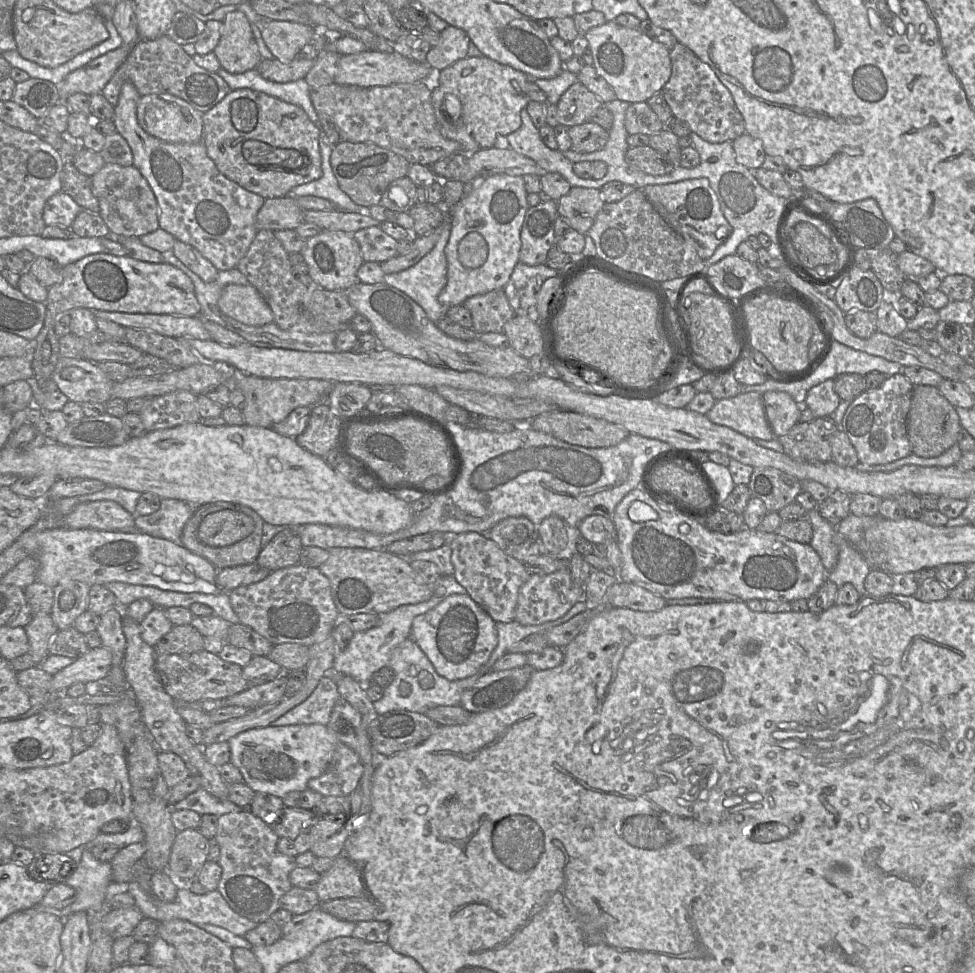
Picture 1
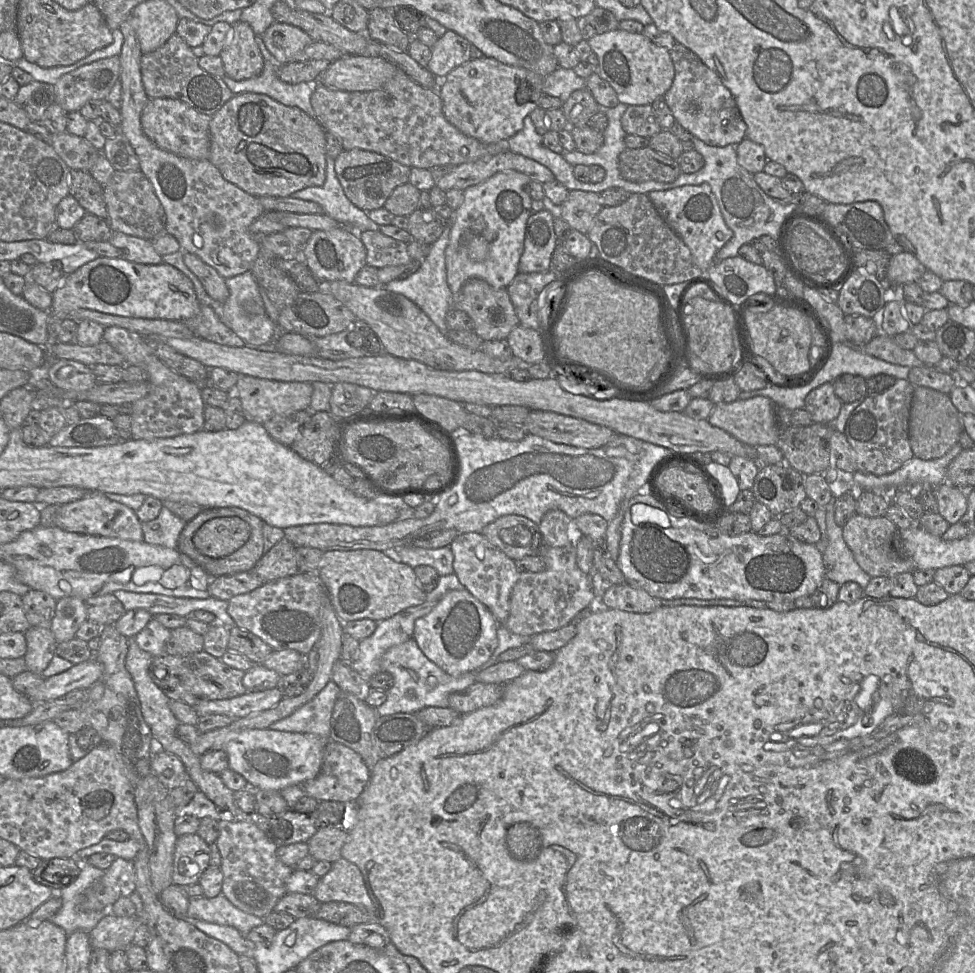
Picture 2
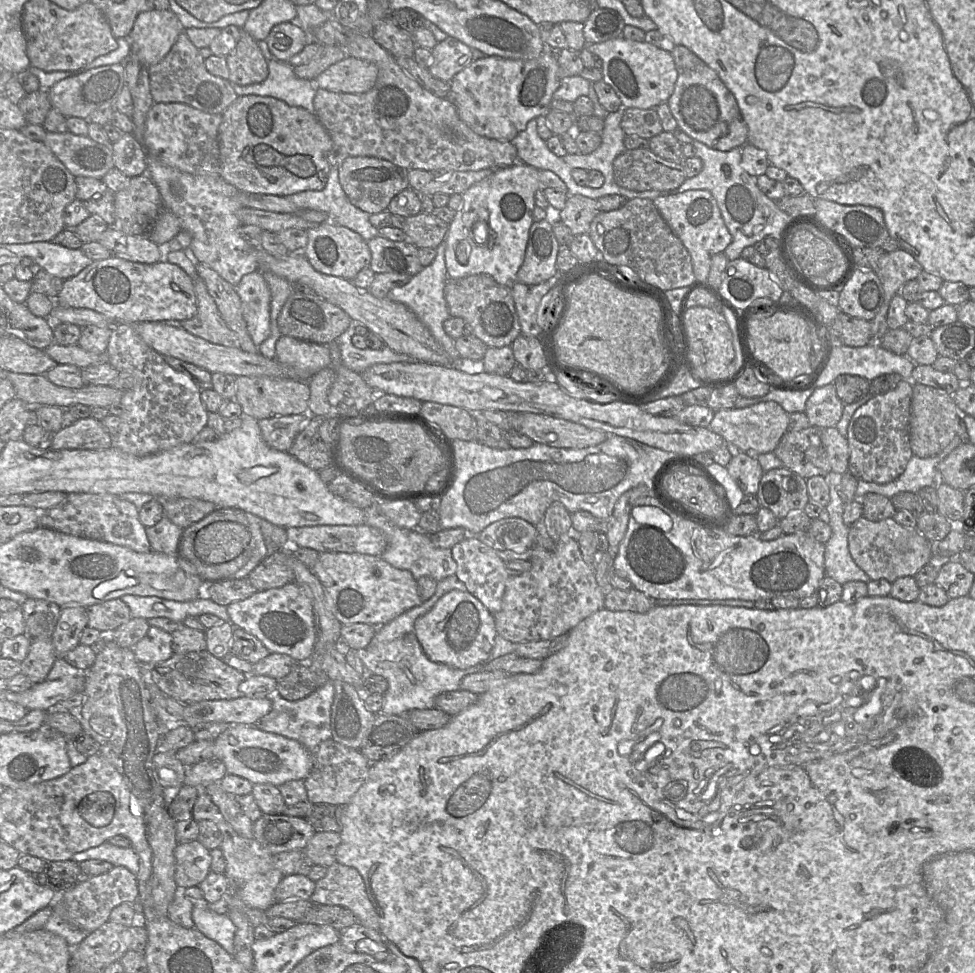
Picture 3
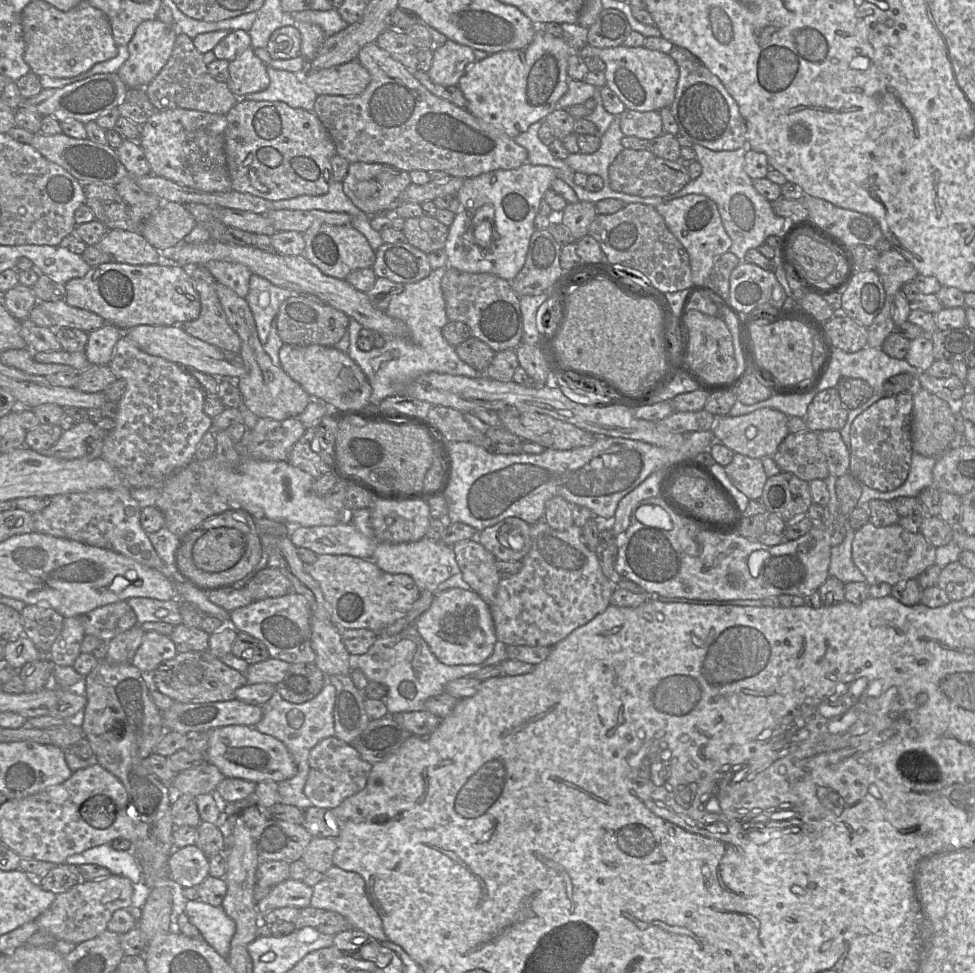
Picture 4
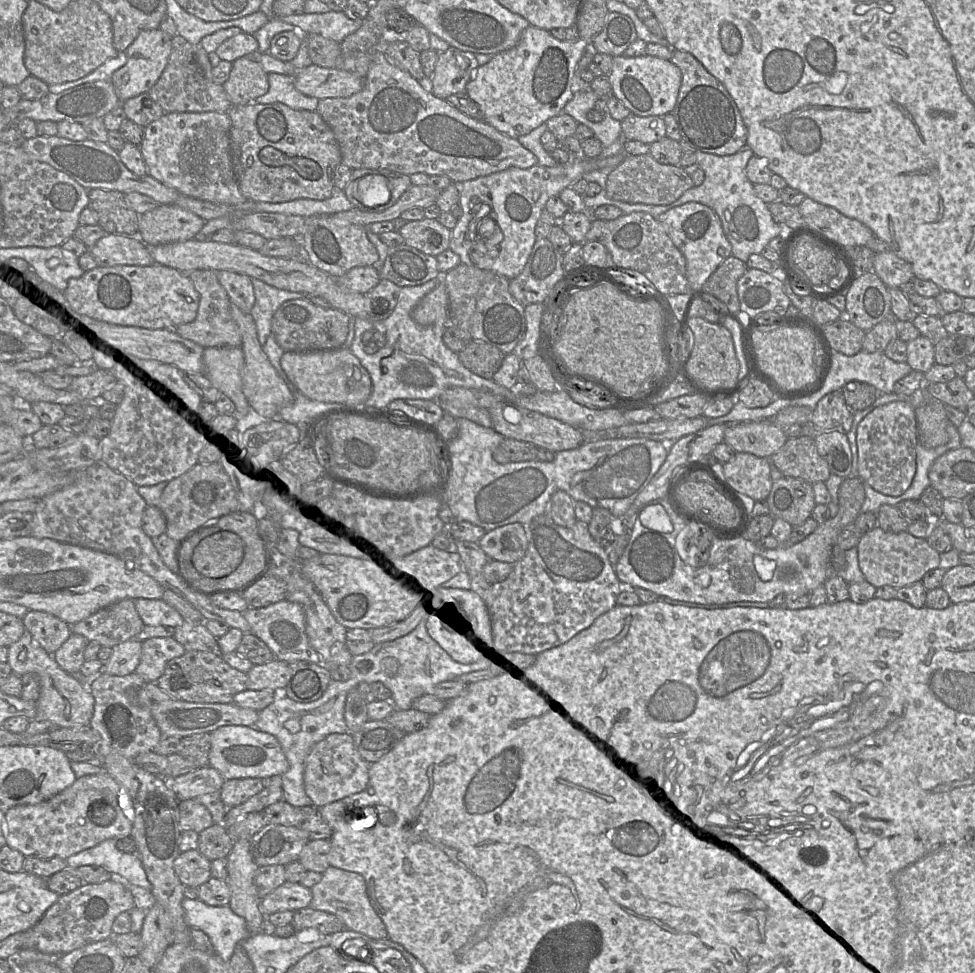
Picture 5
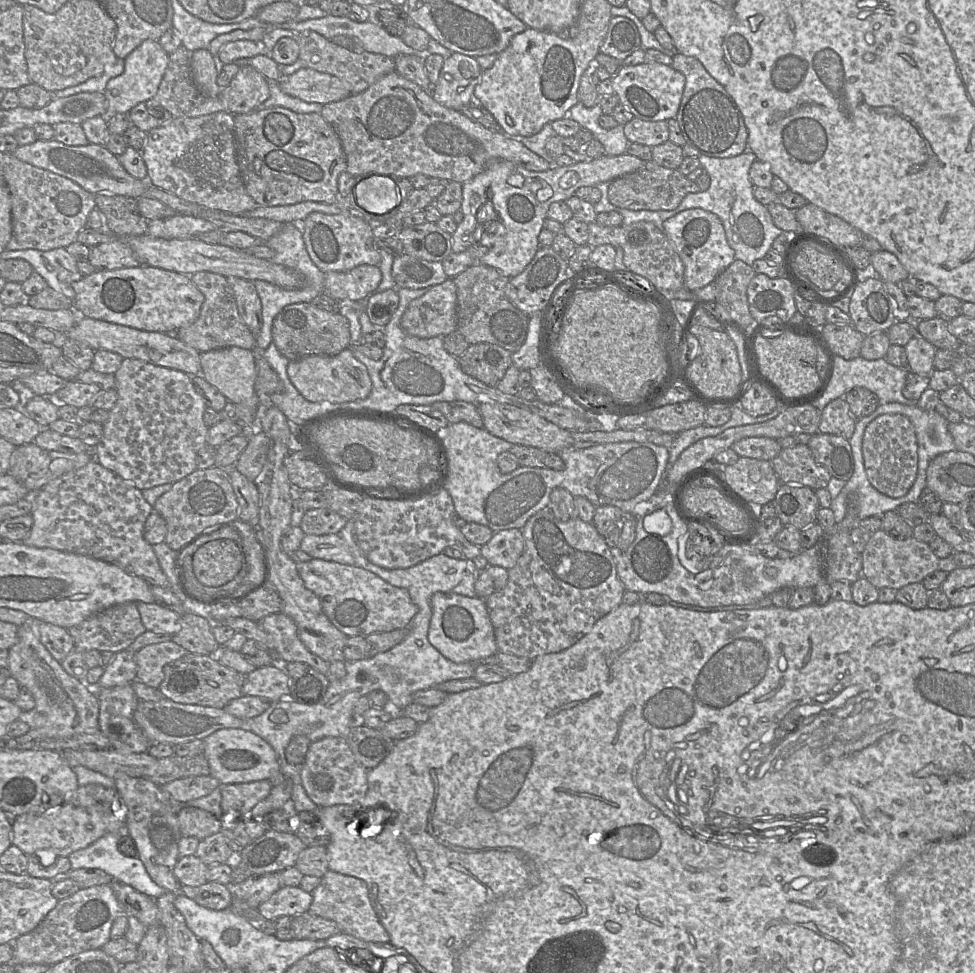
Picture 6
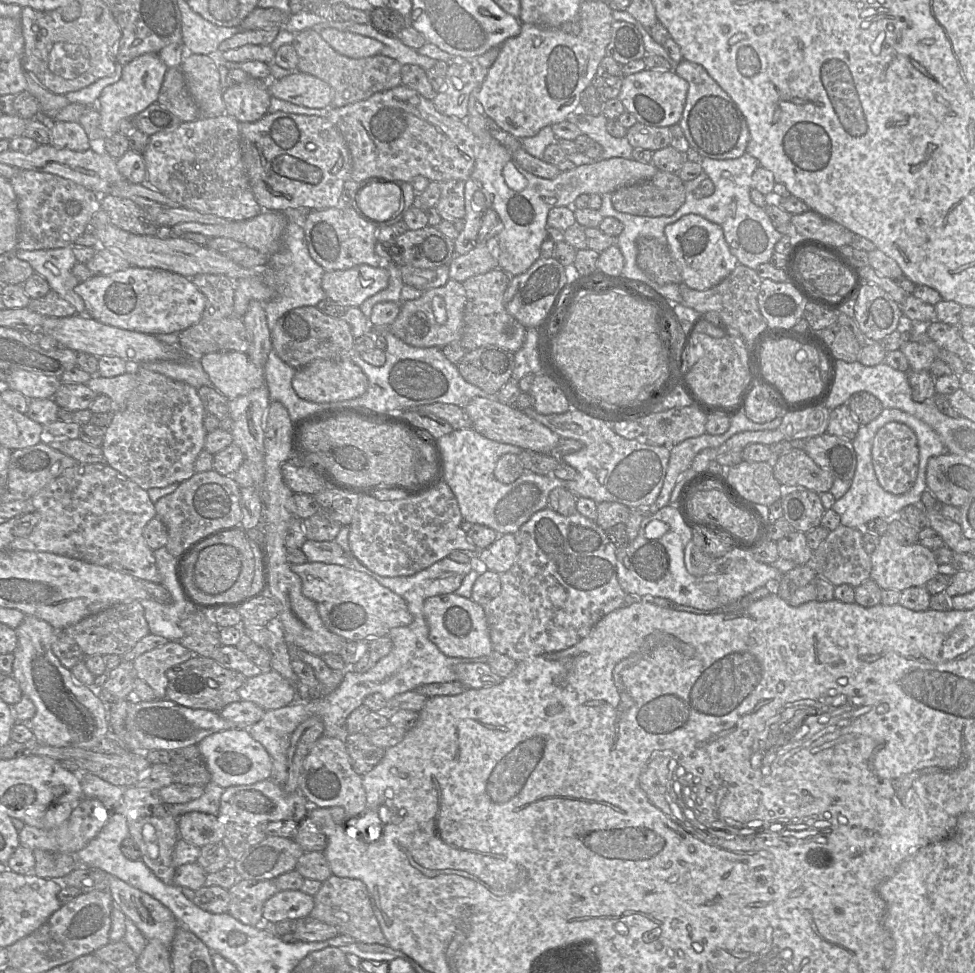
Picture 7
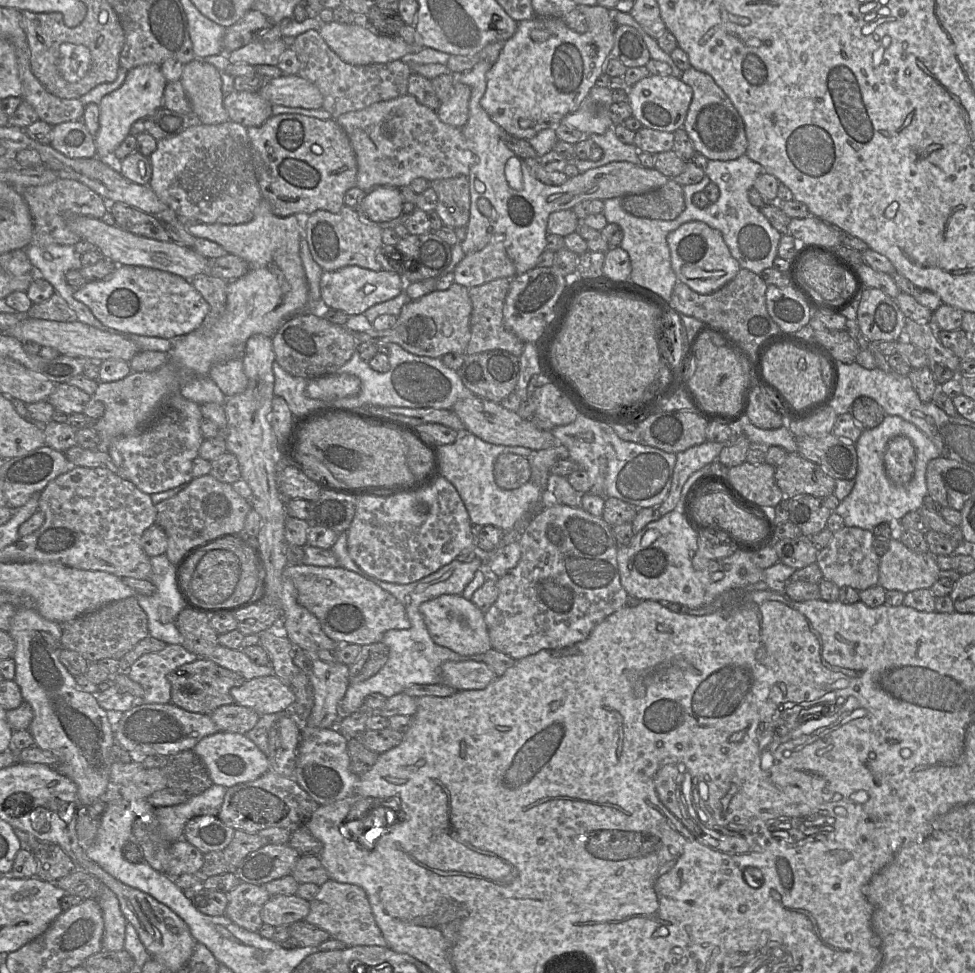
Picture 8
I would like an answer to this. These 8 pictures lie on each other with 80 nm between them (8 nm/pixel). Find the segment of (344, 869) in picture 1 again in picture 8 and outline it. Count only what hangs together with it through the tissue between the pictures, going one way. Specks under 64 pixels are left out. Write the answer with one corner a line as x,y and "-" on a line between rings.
329,879
320,886
317,895
310,901
310,912
304,920
325,930
331,938
343,942
347,947
388,946
377,925
366,892
354,884

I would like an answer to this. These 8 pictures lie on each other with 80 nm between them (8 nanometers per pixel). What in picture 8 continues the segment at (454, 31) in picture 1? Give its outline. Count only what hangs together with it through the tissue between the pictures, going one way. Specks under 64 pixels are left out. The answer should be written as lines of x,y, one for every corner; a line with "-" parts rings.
454,75
453,95
448,101
441,102
437,115
445,124
462,128
469,118
470,88

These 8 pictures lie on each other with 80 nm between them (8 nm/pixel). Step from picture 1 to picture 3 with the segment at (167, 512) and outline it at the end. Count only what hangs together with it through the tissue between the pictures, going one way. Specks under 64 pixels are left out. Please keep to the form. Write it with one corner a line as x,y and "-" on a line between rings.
165,515
152,527
145,527
151,550
167,555
179,555
179,544
184,529

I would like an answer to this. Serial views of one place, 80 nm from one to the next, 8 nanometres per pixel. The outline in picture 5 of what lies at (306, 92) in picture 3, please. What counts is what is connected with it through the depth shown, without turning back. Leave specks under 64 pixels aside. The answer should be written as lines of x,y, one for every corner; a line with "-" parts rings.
268,73
269,90
255,99
254,103
283,103
294,110
316,111
319,99
298,91
290,75

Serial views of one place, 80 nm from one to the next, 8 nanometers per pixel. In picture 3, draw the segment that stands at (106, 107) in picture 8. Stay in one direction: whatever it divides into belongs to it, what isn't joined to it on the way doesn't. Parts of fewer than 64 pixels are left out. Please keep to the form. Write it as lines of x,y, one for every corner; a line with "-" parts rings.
171,9
142,12
137,16
128,36
130,55
149,68
169,53
182,31

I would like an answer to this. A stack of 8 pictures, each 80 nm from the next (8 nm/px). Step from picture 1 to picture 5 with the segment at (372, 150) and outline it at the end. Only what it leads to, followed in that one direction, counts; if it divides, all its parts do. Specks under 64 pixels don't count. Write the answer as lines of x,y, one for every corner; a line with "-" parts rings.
360,168
352,169
344,192
355,208
366,212
381,212
394,205
411,185
409,175

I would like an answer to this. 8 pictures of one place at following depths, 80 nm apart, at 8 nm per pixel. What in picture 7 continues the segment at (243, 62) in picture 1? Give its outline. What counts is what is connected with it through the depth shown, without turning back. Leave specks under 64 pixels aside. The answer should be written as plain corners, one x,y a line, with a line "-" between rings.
249,78
244,83
224,90
225,114
239,122
255,122
269,113
271,95
268,82

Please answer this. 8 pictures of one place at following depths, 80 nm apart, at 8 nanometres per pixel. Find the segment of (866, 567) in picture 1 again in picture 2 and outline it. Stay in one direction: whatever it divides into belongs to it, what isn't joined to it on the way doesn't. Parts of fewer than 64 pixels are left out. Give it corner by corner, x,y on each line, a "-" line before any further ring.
834,497
824,508
828,534
828,545
823,552
825,577
839,585
856,582
864,589
872,577
856,562
843,538
842,527
835,521

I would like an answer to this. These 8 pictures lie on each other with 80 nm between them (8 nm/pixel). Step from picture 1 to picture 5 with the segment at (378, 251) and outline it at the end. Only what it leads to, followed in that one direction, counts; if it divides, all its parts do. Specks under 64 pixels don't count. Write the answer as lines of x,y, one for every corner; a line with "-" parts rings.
402,244
389,247
379,268
380,278
399,287
418,286
440,276
436,257

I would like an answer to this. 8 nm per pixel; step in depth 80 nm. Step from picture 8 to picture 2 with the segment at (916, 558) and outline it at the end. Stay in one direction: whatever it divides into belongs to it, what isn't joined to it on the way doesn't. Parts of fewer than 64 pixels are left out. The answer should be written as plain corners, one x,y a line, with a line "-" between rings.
854,514
842,527
843,538
853,552
859,566
871,577
885,576
892,578
904,572
913,572
915,564
904,558
894,548
894,536
899,528
885,516
868,517

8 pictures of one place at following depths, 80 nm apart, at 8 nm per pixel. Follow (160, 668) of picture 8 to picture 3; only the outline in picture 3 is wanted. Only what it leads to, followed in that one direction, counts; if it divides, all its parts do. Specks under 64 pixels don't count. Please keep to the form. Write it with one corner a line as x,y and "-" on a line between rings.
150,626
147,634
133,647
136,660
144,667
154,666
173,654
172,635

